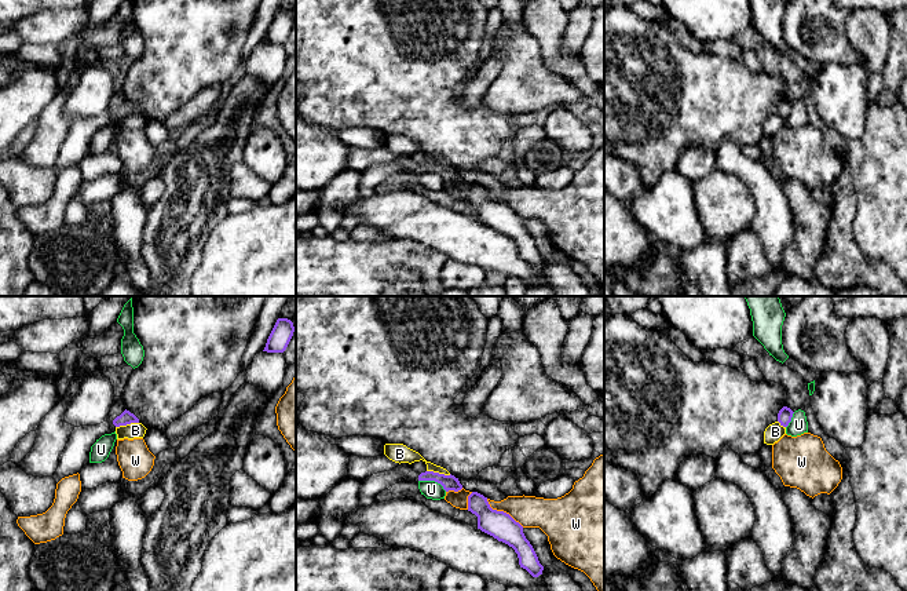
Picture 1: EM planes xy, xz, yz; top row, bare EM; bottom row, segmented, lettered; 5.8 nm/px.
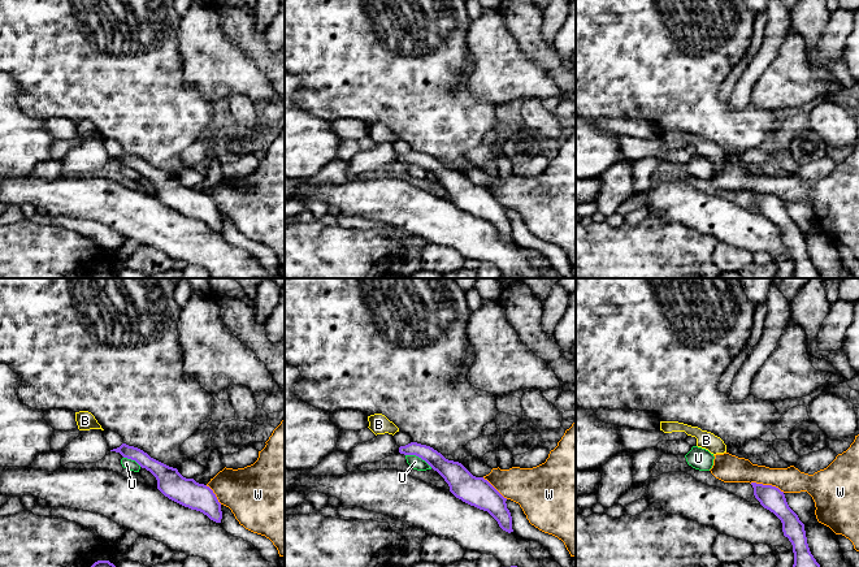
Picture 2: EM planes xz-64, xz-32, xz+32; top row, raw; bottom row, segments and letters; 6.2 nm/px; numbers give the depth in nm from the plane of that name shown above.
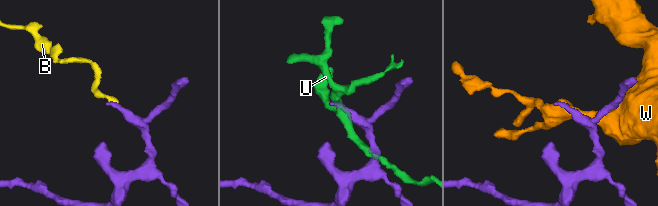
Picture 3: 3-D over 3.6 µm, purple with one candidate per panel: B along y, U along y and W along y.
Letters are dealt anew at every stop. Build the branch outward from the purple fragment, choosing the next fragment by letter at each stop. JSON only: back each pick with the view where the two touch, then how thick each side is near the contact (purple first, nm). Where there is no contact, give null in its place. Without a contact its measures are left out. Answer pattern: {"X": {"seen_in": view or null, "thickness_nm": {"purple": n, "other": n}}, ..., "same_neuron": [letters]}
{"same_neuron": []}

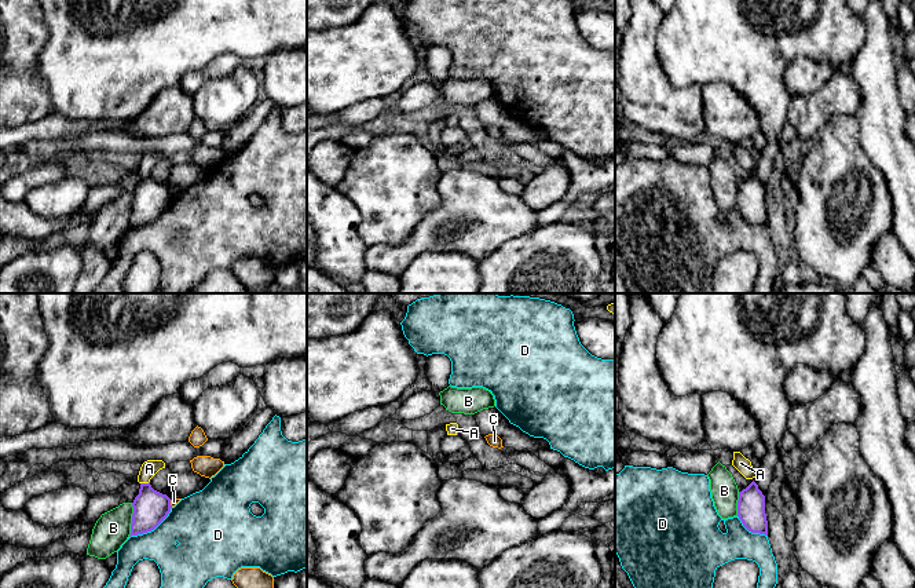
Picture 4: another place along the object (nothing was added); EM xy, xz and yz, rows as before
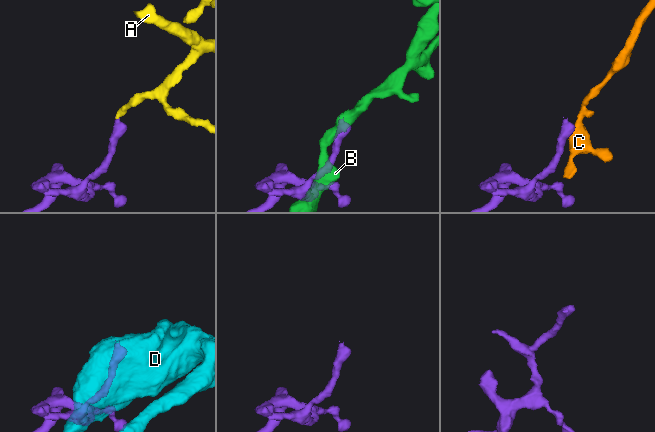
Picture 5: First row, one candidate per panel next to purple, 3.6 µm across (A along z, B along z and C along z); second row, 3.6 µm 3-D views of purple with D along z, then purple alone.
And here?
{"A": {"seen_in": "xy", "thickness_nm": {"purple": 200, "other": 100}}, "same_neuron": ["A"]}

